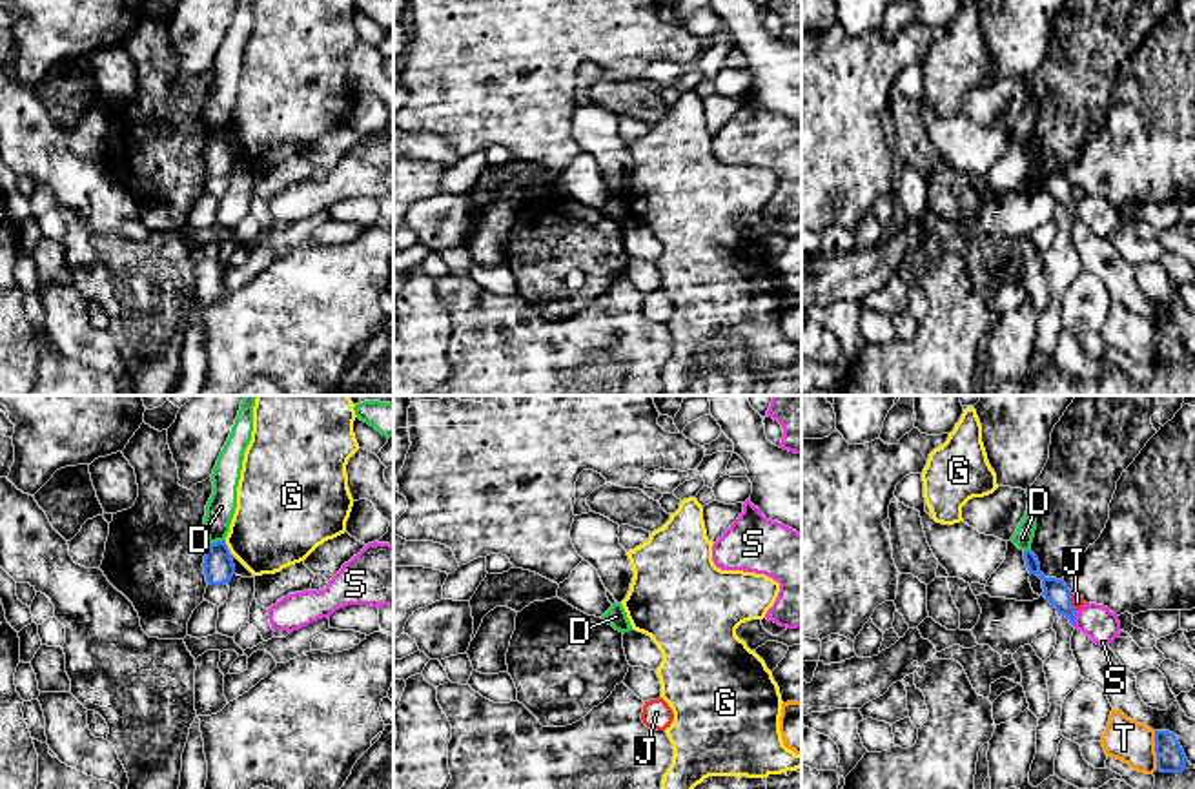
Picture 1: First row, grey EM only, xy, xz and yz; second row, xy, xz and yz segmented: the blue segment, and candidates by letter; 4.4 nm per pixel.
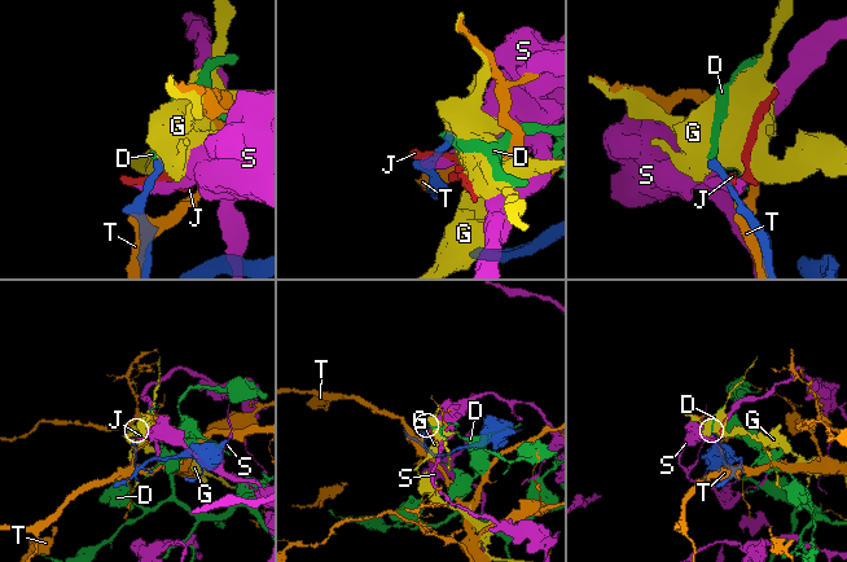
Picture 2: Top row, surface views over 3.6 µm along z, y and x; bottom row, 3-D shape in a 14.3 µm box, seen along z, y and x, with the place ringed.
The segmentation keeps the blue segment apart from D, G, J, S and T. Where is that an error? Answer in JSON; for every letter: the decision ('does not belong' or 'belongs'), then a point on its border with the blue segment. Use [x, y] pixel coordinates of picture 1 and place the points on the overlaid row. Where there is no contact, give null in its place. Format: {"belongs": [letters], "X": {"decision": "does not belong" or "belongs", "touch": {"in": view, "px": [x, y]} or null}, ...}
{"belongs": [], "D": {"decision": "does not belong", "touch": {"in": "xy", "px": [217, 542]}}, "G": {"decision": "does not belong", "touch": {"in": "xy", "px": [226, 547]}}, "J": {"decision": "does not belong", "touch": {"in": "yz", "px": [1070, 602]}}, "S": {"decision": "does not belong", "touch": {"in": "yz", "px": [1073, 618]}}, "T": {"decision": "does not belong", "touch": {"in": "yz", "px": [1155, 751]}}}

